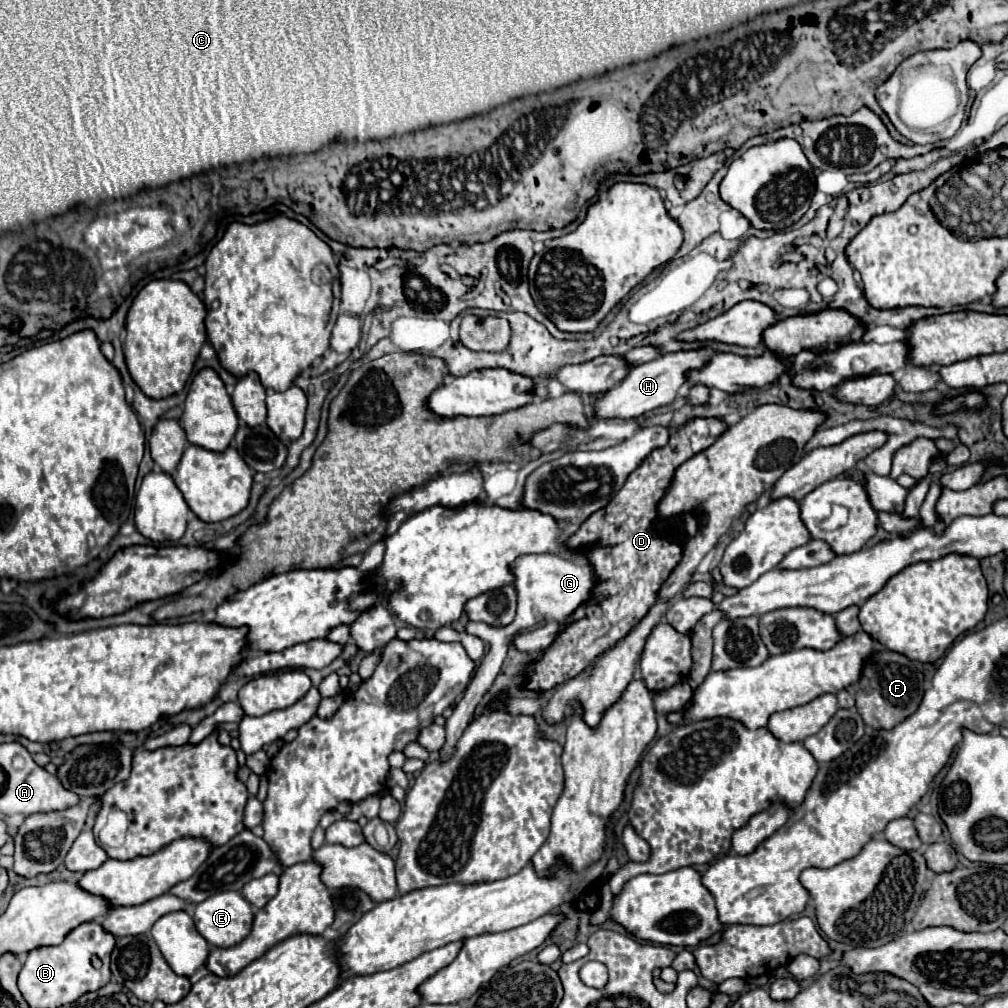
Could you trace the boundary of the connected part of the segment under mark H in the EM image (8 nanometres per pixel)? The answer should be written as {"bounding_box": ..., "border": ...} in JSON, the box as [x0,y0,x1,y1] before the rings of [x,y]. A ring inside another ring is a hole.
{"bounding_box":[593,347,711,421],"border":[[[699,347],[699,349],[691,349],[691,351],[665,353],[645,365],[637,365],[619,387],[607,391],[607,395],[595,403],[593,421],[601,421],[607,417],[633,419],[633,417],[639,417],[647,411],[653,411],[657,407],[673,403],[679,387],[689,381],[689,371],[703,369],[709,363],[709,359],[711,359],[711,351],[707,347]]]}

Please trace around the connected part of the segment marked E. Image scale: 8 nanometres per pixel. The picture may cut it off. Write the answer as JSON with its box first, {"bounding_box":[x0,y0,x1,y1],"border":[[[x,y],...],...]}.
{"bounding_box":[193,891,253,945],"border":[[[237,891],[217,893],[195,905],[193,921],[209,945],[233,945],[249,933],[253,907]]]}

